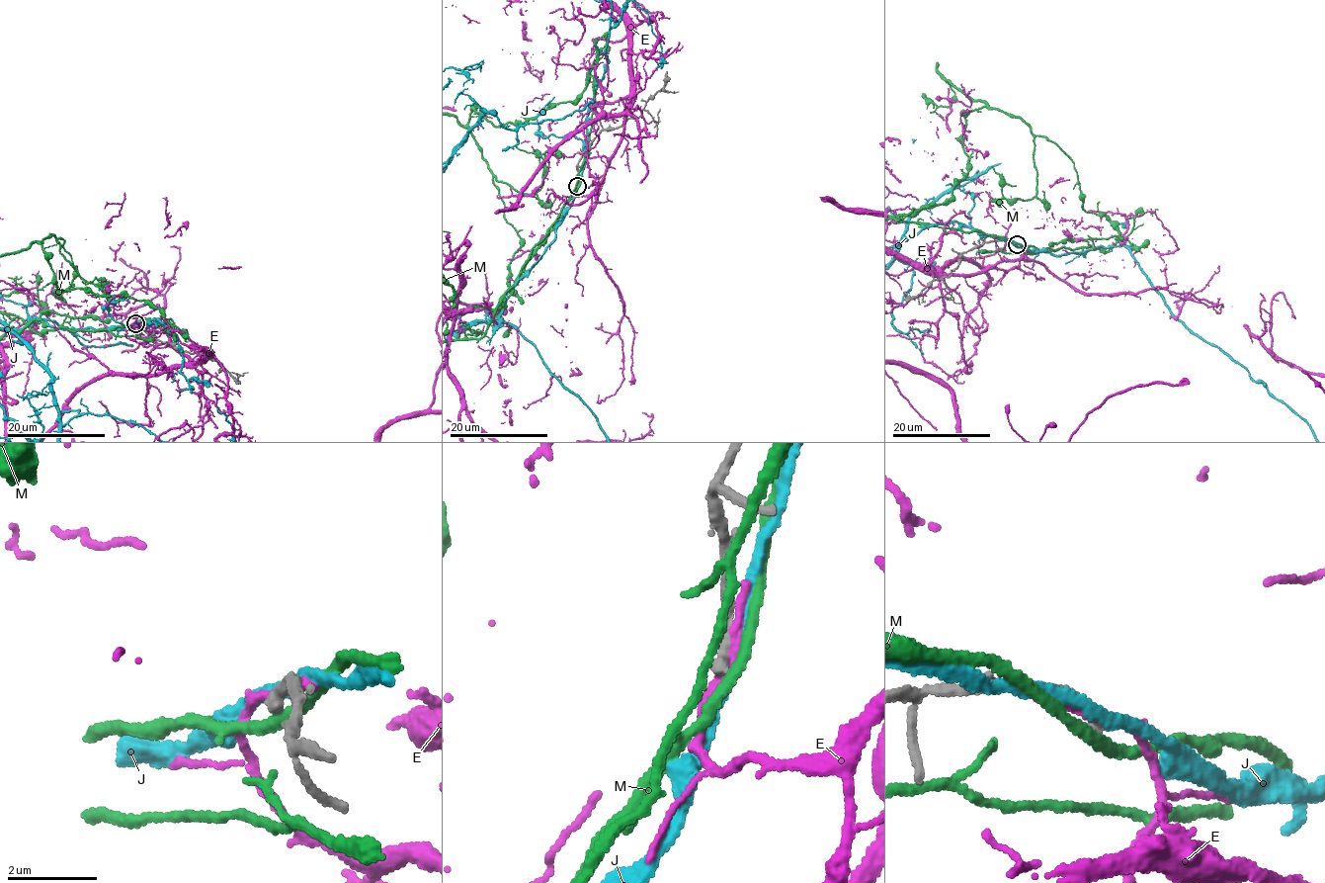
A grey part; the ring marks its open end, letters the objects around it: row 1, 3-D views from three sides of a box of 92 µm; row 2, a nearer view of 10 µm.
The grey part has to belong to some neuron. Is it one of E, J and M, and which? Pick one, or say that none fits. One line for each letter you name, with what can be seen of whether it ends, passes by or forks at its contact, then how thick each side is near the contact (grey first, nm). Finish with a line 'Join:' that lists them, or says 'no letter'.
Join: no letter

